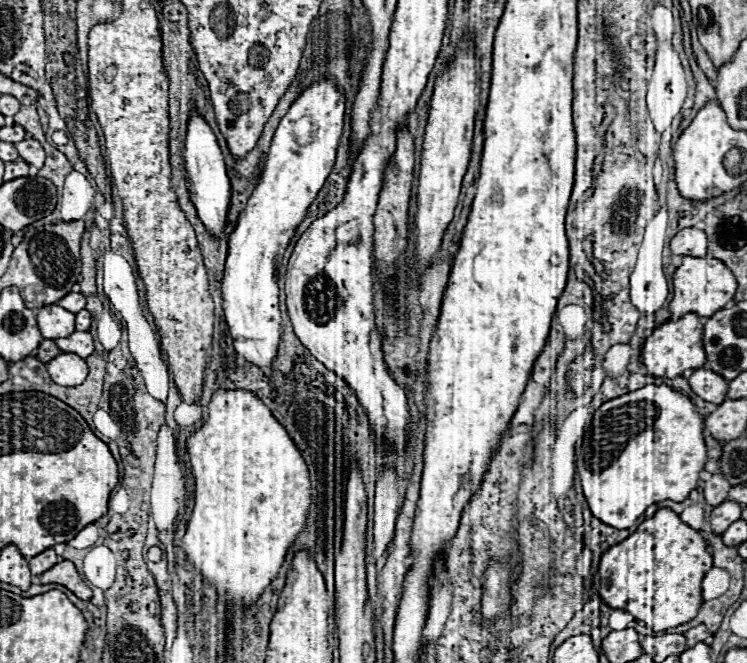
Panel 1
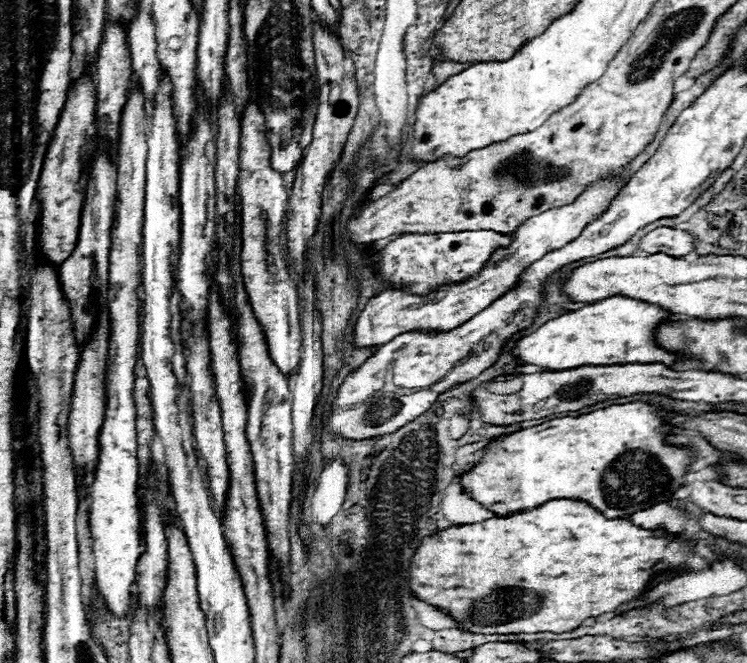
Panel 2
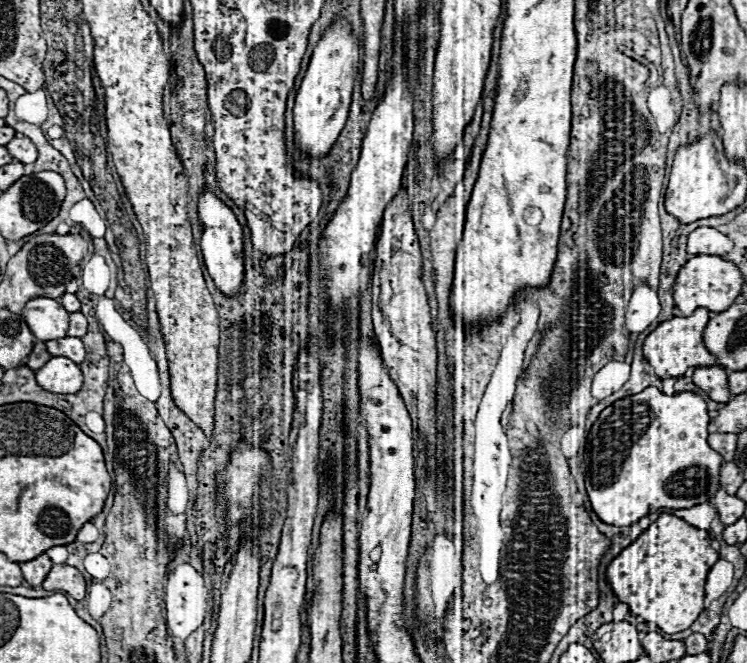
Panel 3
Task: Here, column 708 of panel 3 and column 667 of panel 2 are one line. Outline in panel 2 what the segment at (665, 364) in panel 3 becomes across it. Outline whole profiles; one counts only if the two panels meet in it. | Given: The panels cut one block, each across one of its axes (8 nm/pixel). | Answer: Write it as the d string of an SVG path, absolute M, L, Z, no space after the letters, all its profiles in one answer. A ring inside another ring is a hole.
M612 296L544 322L532 334L516 340L512 354L516 356L518 362L542 366L548 372L560 372L578 366L612 366L612 364L660 362L672 366L676 362L682 362L682 358L654 344L654 328L670 318L672 314L668 310L626 296Z

